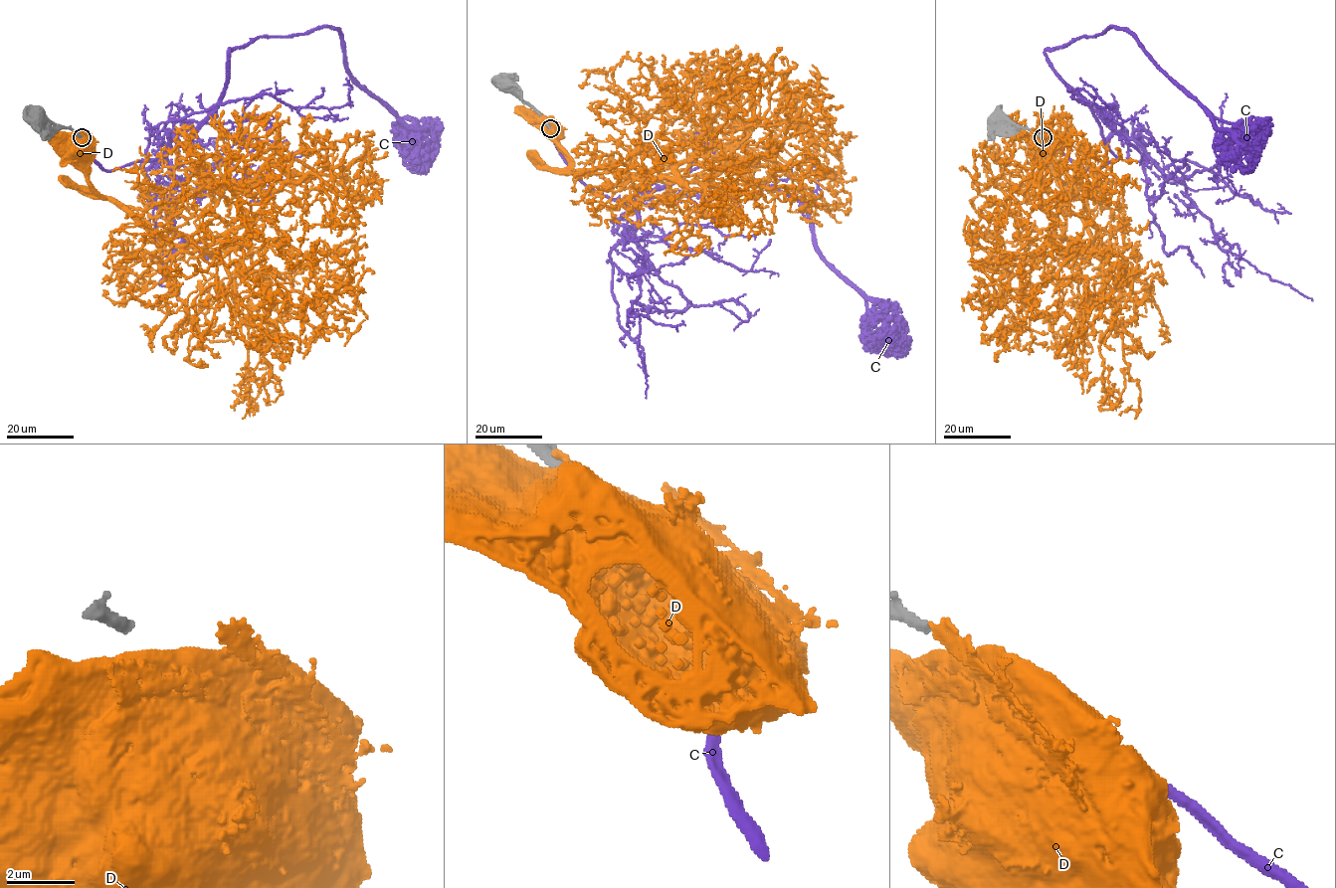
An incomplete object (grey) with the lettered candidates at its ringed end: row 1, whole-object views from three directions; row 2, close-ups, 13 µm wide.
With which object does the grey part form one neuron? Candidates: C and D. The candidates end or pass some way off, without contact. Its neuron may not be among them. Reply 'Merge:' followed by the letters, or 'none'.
Merge: C

